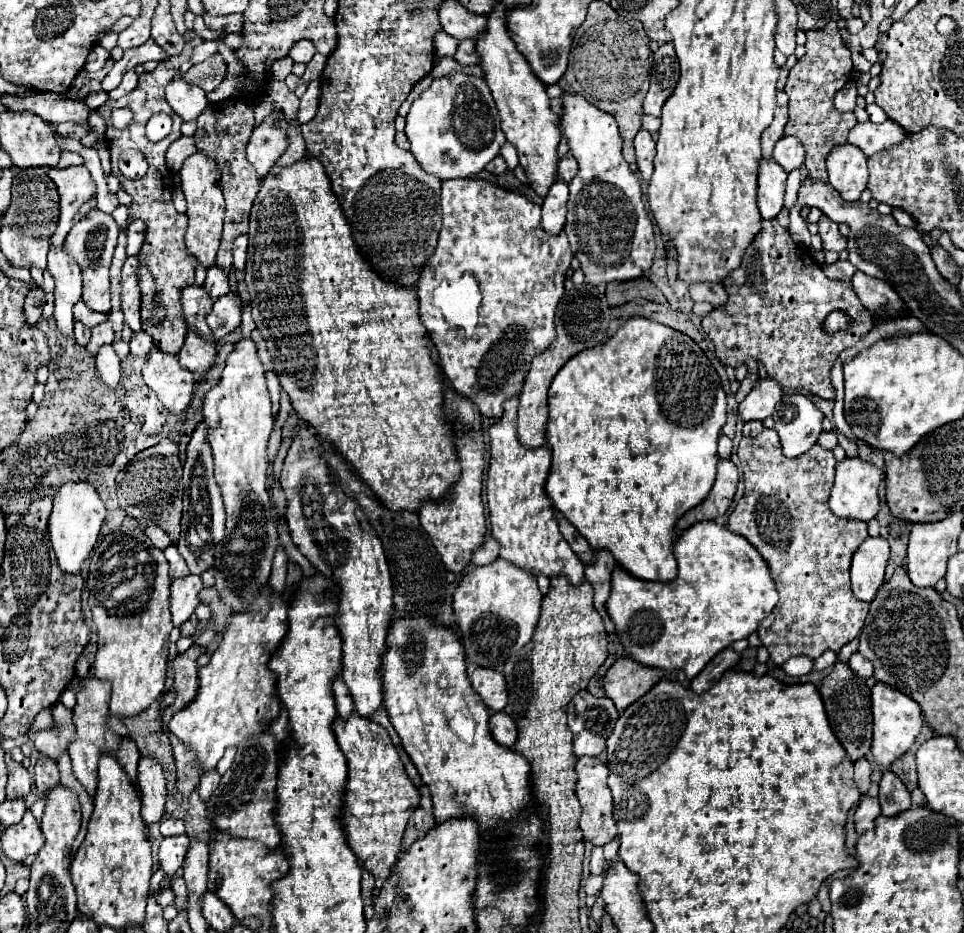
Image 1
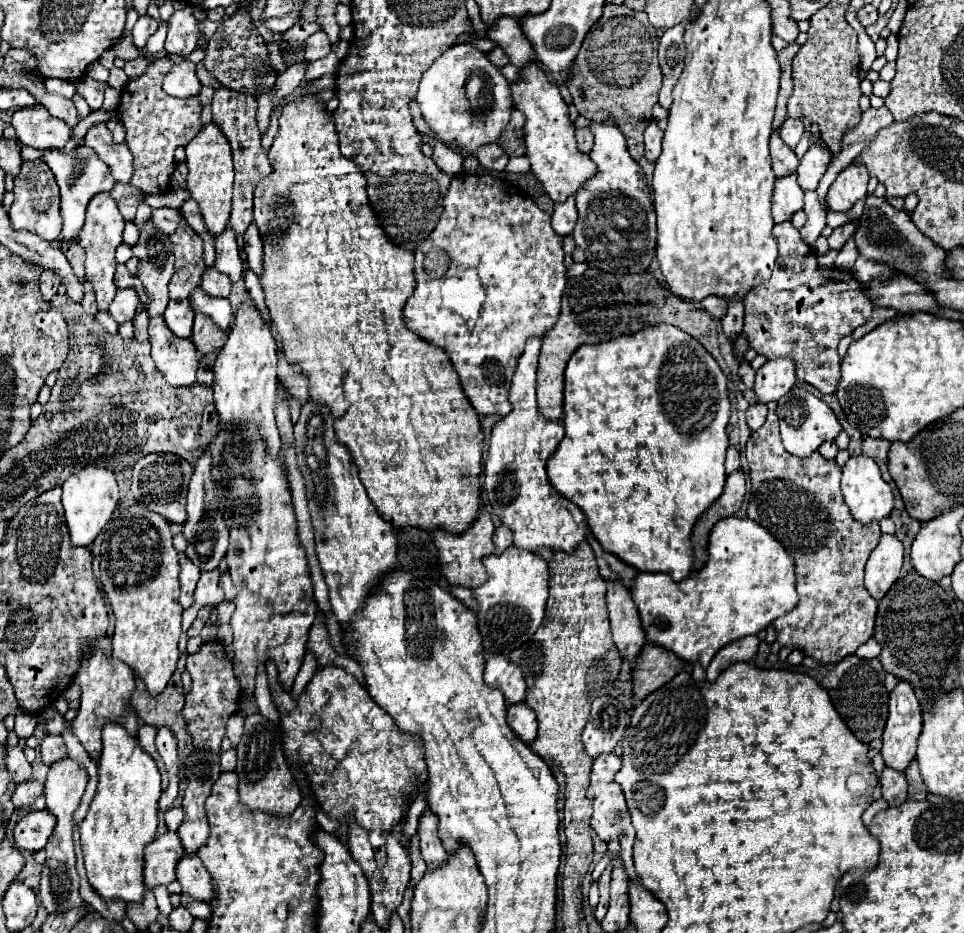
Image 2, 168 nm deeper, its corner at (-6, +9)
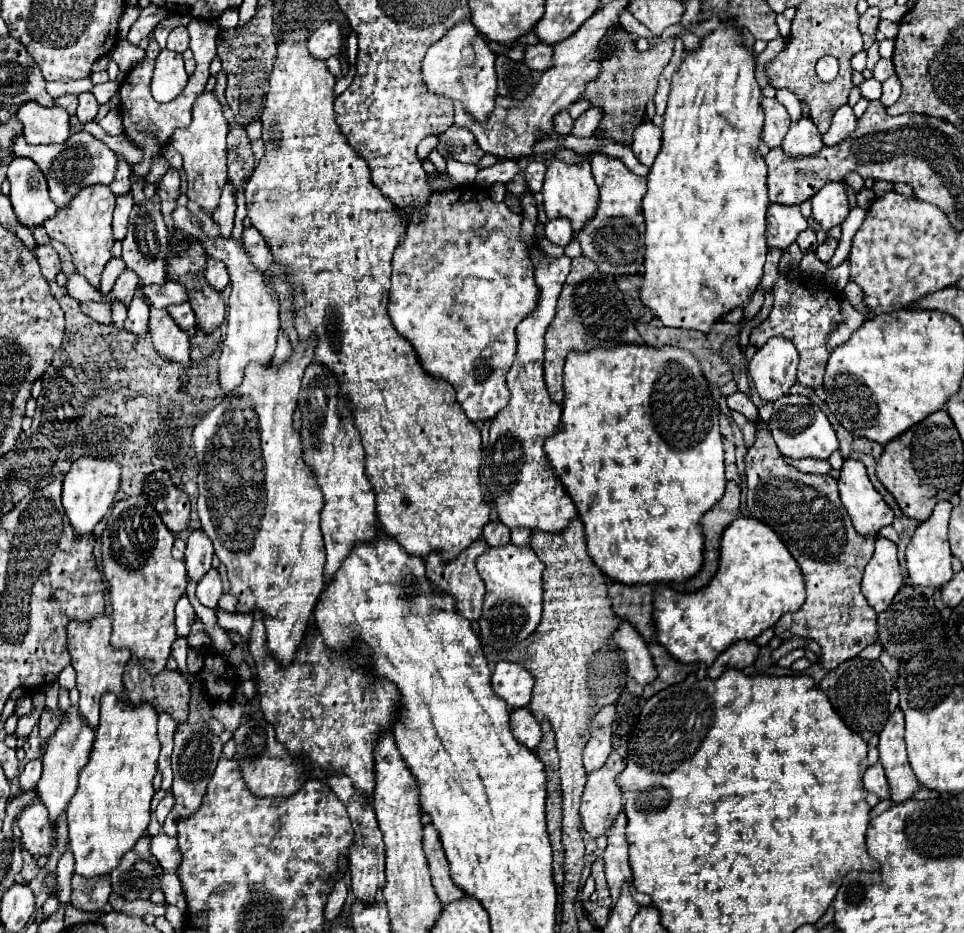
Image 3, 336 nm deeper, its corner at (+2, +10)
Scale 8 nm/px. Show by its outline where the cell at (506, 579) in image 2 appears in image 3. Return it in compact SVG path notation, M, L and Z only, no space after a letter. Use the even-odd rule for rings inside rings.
M506 544L500 548L488 548L478 560L476 568L486 584L486 598L484 598L484 610L480 618L480 638L496 648L496 650L508 650L520 640L528 638L542 616L542 570L544 564L536 556L536 552L530 546L514 546Z

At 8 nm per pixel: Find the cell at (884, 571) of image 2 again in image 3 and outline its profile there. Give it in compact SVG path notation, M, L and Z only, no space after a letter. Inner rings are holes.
M876 538L876 552L868 562L862 578L862 594L868 604L880 614L888 610L898 590L904 586L896 544L886 538Z

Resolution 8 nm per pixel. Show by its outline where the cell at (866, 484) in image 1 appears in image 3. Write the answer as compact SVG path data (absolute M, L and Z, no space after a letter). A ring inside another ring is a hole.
M844 460L838 488L840 500L846 506L852 524L860 536L878 536L884 526L892 524L894 512L872 486L860 460Z

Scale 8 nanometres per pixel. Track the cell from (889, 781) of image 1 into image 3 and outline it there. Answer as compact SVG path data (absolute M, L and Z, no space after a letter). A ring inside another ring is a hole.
M876 762L874 766L870 766L864 774L864 786L868 792L874 792L878 794L880 798L888 798L888 780L886 780L886 774L884 774L884 768L880 762Z

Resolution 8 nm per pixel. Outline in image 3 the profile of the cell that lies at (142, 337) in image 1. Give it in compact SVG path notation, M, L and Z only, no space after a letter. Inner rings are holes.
M134 296L132 304L128 306L128 316L126 316L126 322L124 322L124 328L132 334L146 334L148 332L148 302L140 296Z

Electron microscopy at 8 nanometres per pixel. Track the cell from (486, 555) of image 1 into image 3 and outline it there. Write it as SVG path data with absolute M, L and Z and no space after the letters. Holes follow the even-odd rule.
M488 522L484 526L482 538L486 540L488 546L504 546L510 542L510 528L504 526L502 522Z

